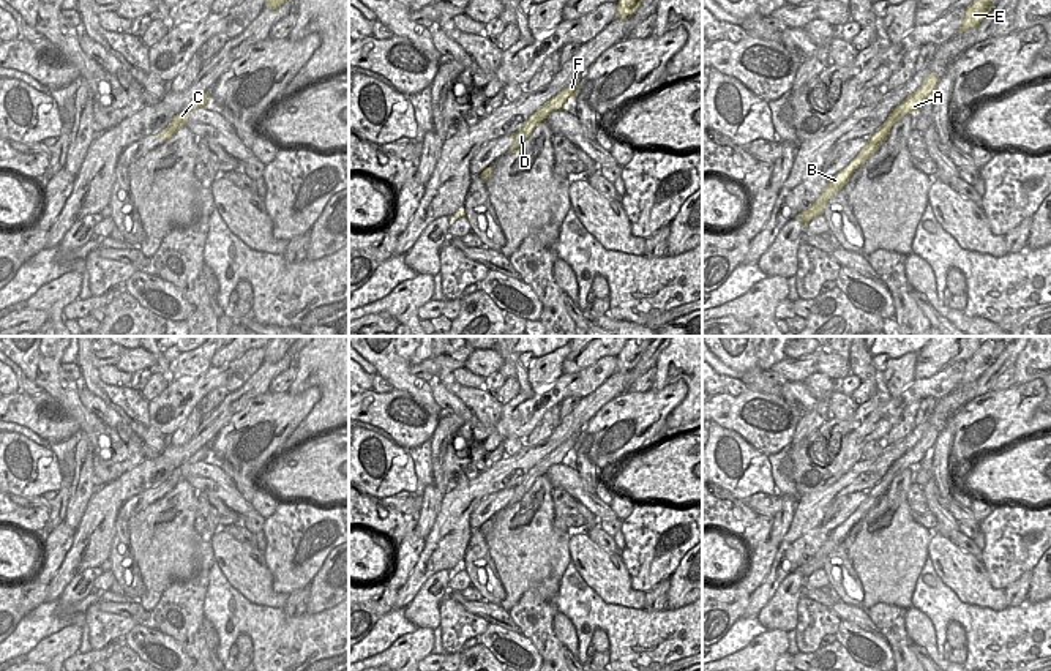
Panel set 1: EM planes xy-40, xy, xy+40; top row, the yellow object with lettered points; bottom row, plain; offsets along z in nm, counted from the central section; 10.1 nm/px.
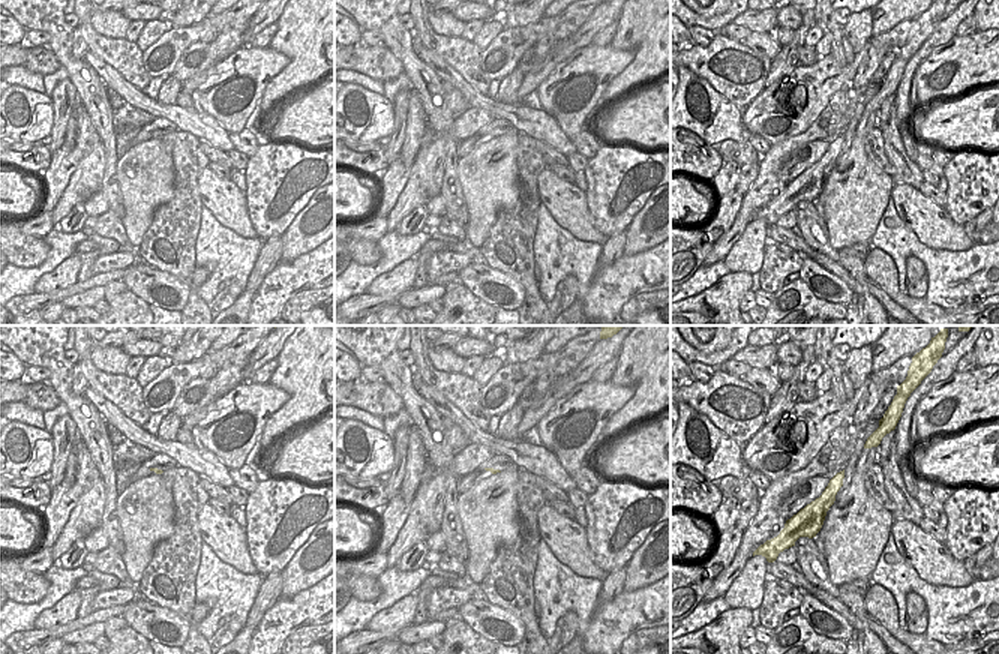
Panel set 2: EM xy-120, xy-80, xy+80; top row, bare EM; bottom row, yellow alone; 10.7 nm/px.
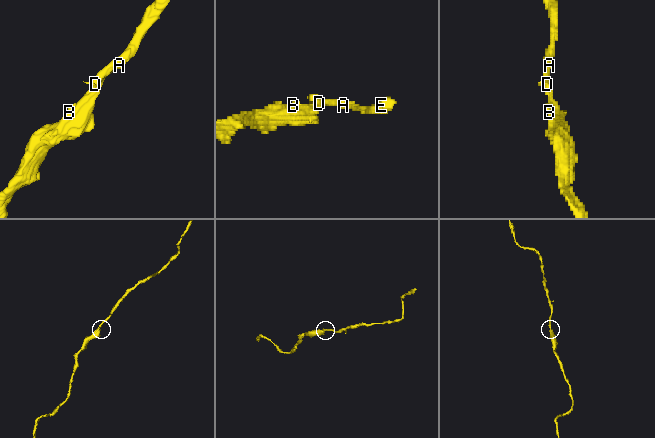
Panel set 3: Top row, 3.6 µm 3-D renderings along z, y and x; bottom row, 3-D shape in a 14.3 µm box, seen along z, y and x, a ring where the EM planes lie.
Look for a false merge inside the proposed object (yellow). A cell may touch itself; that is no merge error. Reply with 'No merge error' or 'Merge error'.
No merge error.

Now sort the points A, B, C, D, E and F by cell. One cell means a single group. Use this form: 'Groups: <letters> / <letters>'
Groups: A B C D E F.

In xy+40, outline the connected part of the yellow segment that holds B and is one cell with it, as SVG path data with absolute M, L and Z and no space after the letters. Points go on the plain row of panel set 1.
M928 428L923 437L907 450L901 458L898 458L888 467L887 474L876 483L871 489L868 489L868 497L858 505L858 508L838 527L835 527L828 538L824 542L817 554L802 567L795 568L795 573L808 578L813 572L821 570L825 564L825 559L830 551L833 551L838 545L844 542L852 527L866 516L866 513L874 508L879 500L887 494L892 480L900 475L909 466L918 466L922 459L931 452L937 437L939 428Z

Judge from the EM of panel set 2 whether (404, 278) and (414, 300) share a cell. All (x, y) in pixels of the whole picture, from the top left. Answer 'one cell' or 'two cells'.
two cells

